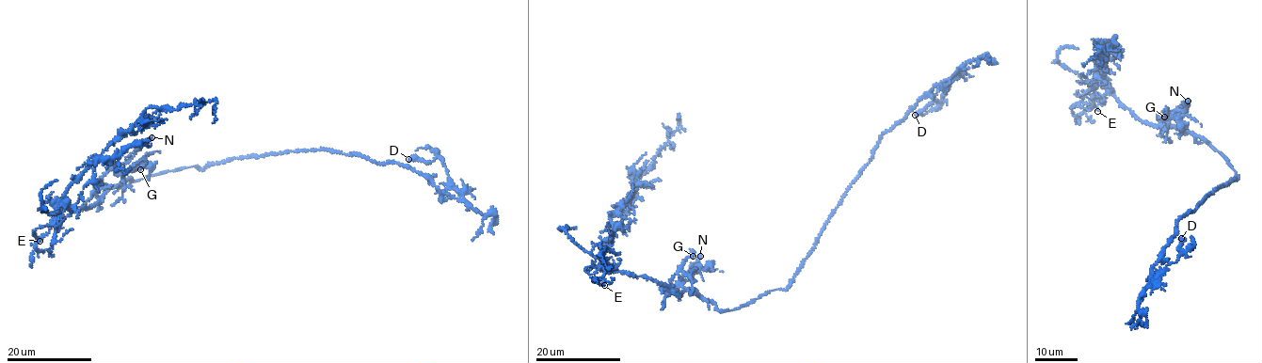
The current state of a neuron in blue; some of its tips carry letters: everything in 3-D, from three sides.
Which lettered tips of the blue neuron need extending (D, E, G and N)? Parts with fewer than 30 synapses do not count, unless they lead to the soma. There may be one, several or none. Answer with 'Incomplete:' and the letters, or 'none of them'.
Incomplete: N

